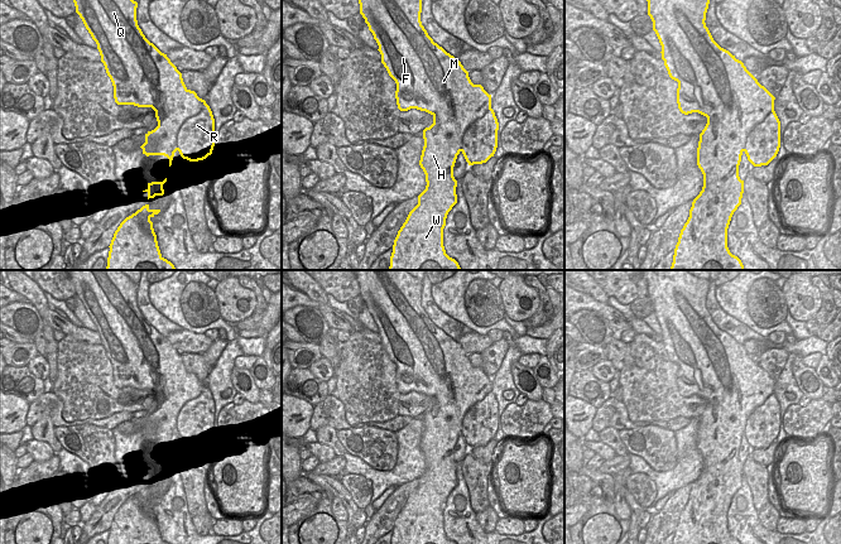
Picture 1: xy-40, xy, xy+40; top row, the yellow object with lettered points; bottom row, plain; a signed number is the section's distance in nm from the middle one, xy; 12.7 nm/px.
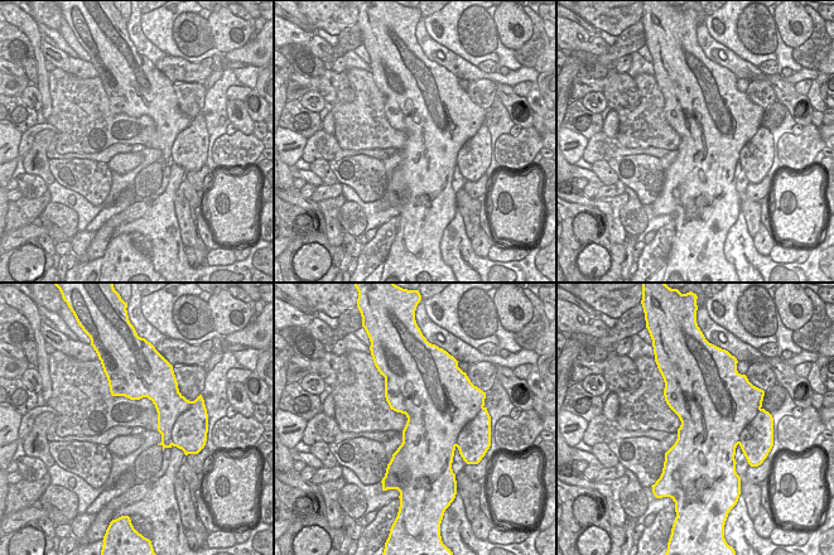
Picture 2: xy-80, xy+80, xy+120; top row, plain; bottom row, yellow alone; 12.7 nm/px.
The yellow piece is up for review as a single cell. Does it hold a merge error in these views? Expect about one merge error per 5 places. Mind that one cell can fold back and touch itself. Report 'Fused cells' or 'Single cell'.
Single cell.

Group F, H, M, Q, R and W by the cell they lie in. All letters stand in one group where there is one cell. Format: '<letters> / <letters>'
F H M Q R W

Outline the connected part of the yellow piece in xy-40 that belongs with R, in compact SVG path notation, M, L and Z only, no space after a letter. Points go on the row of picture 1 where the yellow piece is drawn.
M73 0L76 13L82 19L86 29L97 44L101 62L114 86L114 98L117 105L134 105L138 107L152 107L155 111L158 126L145 134L145 143L140 146L143 154L164 155L169 159L169 167L174 153L178 150L183 159L198 162L212 154L215 146L215 119L210 106L200 98L194 91L186 87L182 73L150 43L136 20L138 3L134 0Z

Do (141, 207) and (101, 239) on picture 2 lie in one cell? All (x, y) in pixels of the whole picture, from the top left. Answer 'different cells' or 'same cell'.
same cell

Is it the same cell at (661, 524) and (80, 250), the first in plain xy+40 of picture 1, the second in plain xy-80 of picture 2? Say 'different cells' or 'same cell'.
different cells

